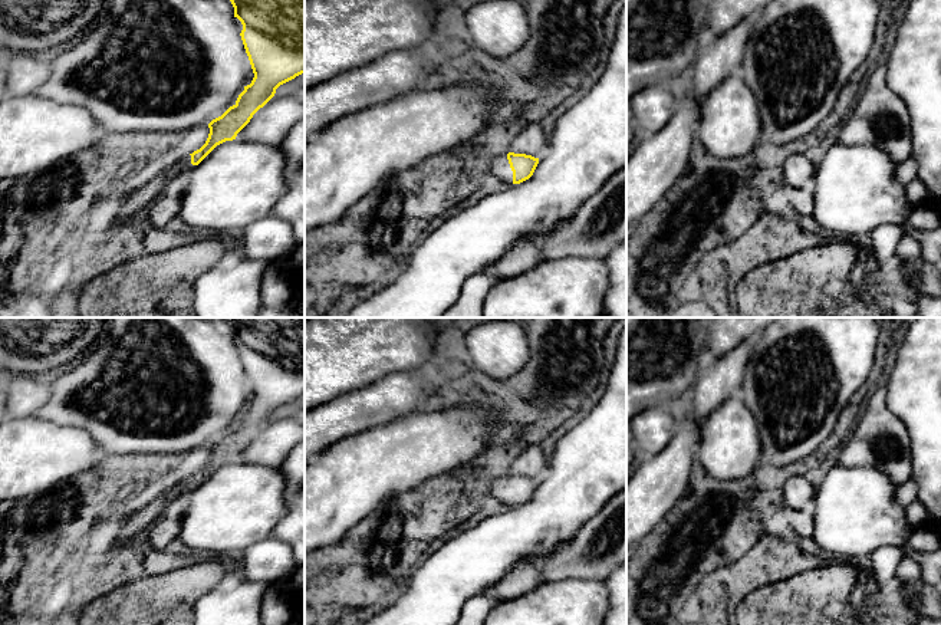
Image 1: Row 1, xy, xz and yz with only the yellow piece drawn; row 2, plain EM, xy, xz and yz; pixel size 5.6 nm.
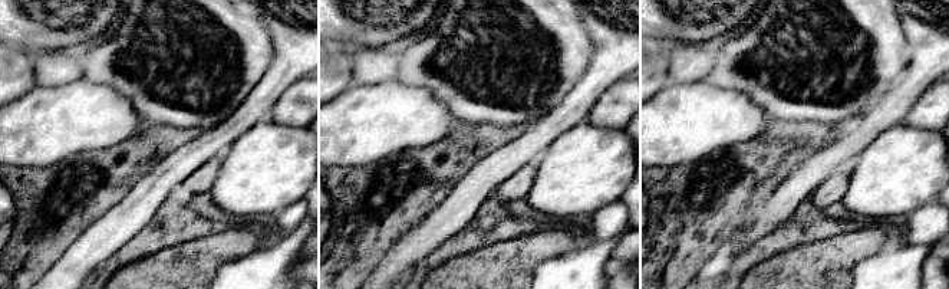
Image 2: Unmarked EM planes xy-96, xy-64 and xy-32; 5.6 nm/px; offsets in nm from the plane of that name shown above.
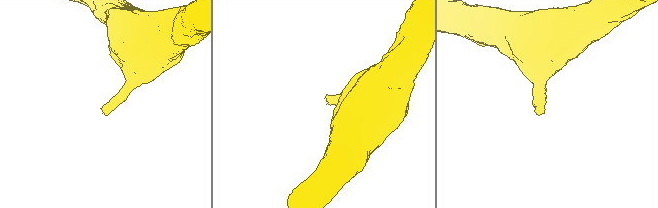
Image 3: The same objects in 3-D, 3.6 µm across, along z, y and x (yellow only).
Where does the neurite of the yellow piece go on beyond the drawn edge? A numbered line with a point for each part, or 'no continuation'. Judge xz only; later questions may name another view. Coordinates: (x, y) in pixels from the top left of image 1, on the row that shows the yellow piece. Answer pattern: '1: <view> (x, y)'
1: xz (499, 167)

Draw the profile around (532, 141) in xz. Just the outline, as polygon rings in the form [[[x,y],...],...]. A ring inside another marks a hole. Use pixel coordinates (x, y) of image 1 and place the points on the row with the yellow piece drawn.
[[[533,122],[513,138],[510,152],[540,158],[547,147],[547,141],[549,138],[546,136],[540,122]]]

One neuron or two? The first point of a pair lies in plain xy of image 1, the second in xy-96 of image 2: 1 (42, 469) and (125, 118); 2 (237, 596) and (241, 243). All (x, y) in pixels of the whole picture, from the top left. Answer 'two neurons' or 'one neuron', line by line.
1: one neuron
2: two neurons

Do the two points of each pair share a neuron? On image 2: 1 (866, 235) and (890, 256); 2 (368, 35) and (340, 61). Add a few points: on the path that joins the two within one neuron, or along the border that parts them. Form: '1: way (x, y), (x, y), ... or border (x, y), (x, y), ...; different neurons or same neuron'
1: border (886, 243), (853, 268); different neurons
2: border (333, 43), (349, 49); different neurons

